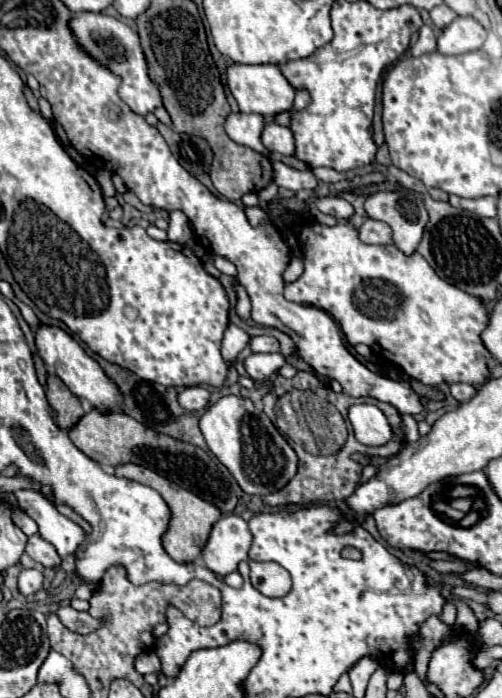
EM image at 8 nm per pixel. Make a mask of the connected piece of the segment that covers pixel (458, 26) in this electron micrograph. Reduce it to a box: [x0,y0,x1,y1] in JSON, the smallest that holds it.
[438,17,486,55]

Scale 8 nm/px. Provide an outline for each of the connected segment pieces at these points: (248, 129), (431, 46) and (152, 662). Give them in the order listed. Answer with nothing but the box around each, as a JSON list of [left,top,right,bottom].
[[224,113,270,155],[410,25,436,57],[136,651,160,675]]

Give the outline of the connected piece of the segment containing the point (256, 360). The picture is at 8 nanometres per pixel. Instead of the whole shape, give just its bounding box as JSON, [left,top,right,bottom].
[244,353,286,379]

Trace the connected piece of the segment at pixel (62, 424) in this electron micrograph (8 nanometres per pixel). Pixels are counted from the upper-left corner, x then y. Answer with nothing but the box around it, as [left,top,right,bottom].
[46,375,84,429]

